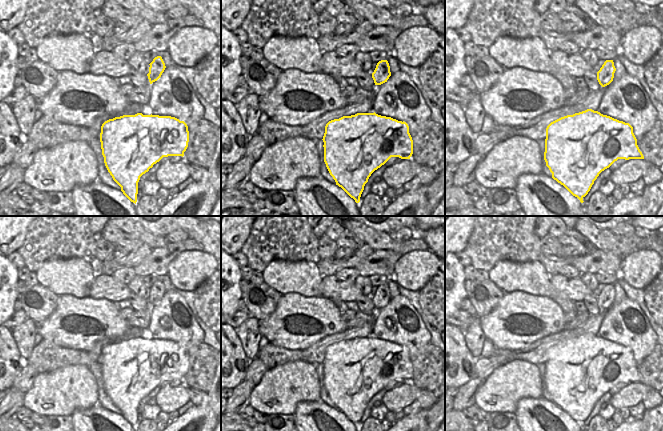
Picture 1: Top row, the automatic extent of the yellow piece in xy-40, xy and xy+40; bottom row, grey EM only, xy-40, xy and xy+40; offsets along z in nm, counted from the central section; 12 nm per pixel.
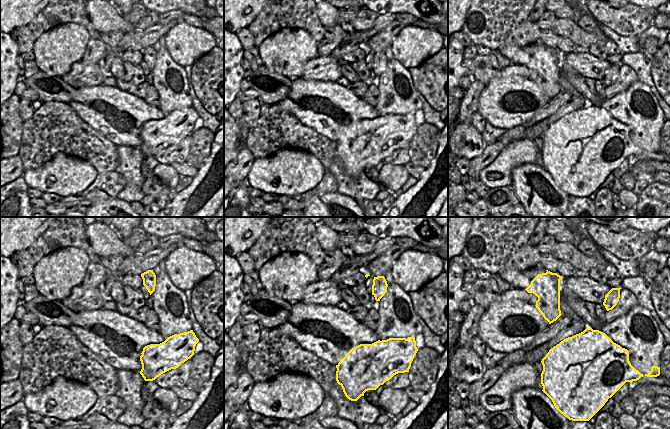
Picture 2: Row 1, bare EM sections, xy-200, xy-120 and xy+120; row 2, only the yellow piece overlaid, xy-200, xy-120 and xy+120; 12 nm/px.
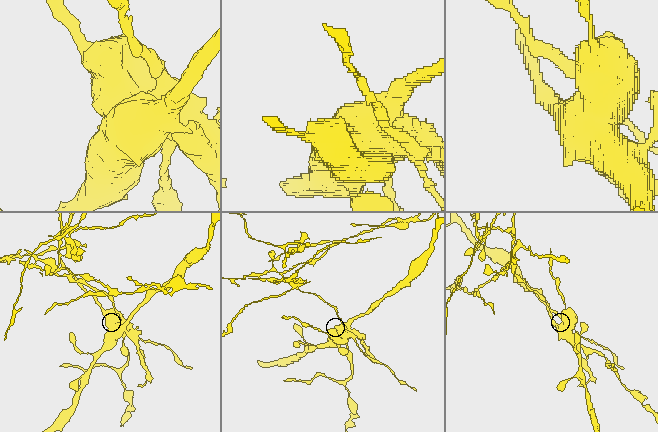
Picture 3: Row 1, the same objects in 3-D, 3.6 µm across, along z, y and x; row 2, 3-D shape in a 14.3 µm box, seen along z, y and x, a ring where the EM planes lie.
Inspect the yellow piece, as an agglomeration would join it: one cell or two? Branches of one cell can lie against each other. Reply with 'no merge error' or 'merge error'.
merge error

